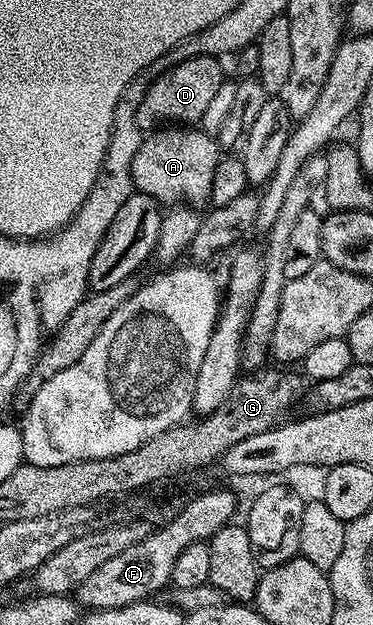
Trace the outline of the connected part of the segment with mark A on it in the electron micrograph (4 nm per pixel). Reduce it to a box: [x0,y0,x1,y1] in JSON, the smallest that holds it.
[132,126,220,206]

